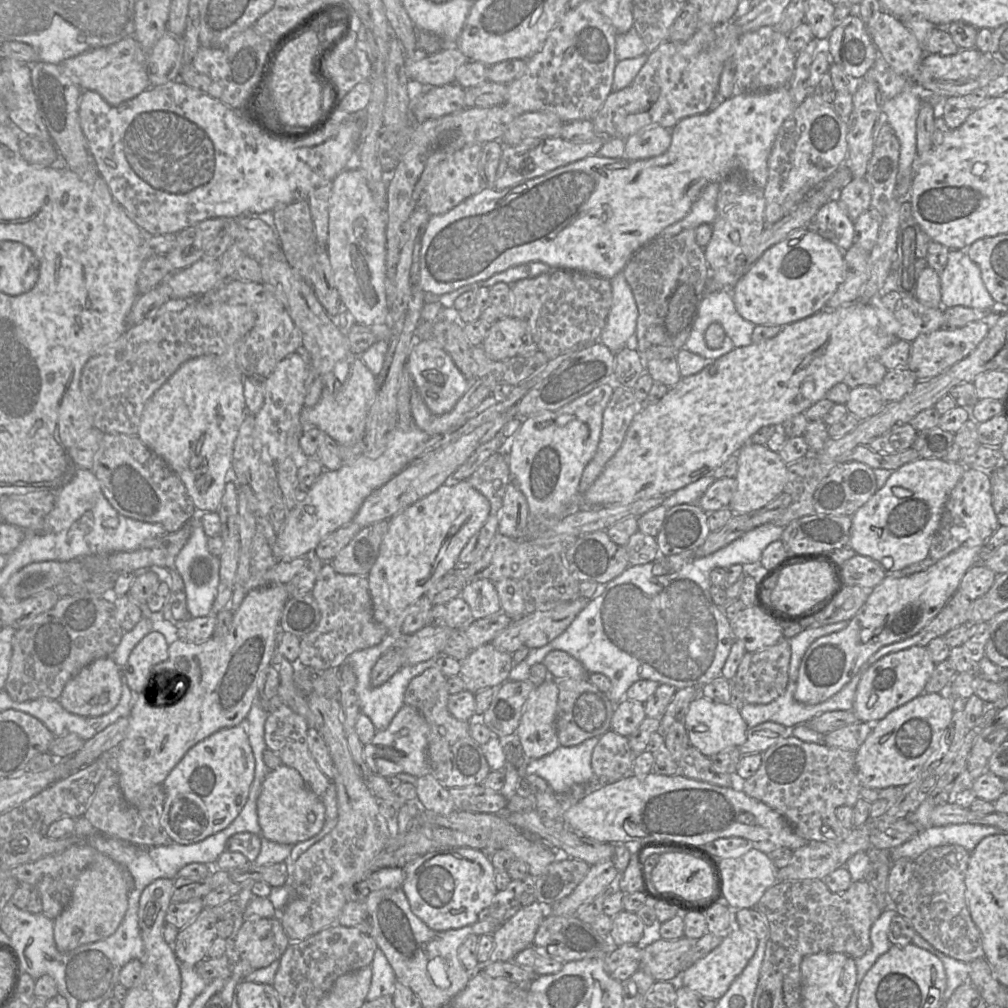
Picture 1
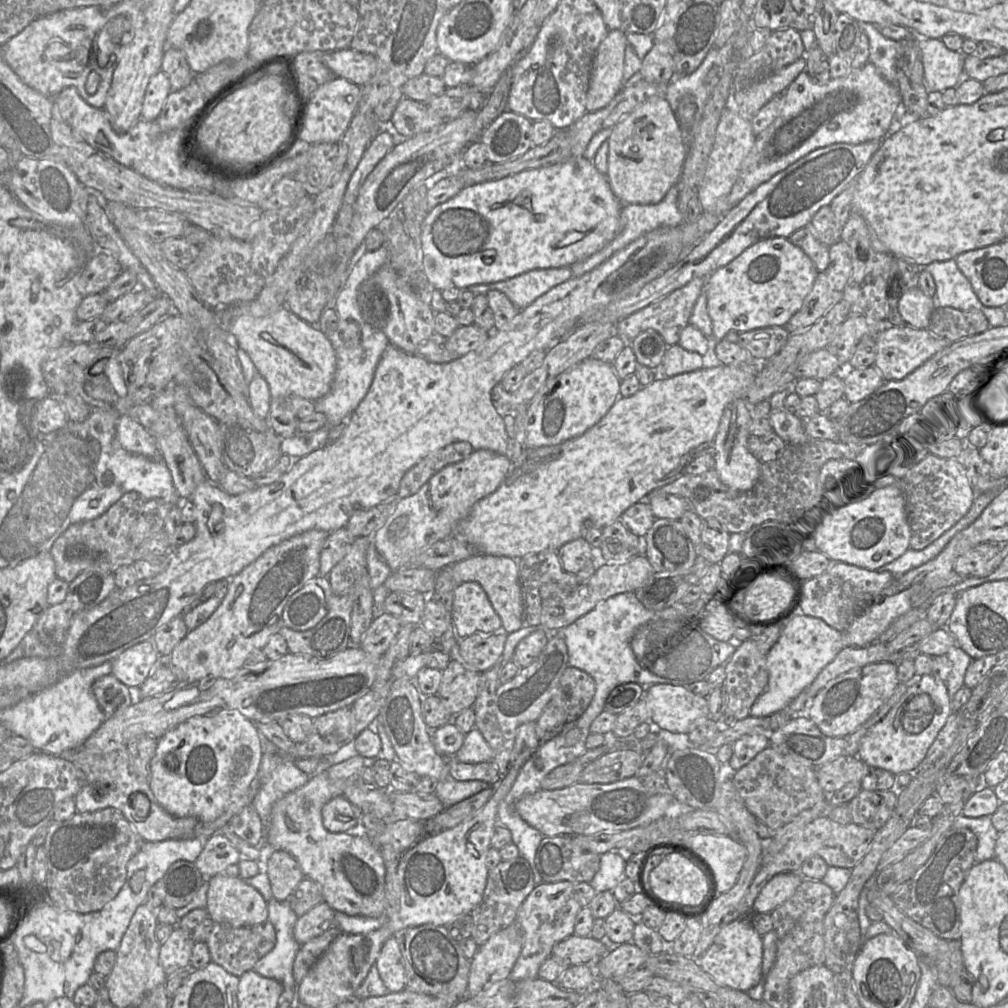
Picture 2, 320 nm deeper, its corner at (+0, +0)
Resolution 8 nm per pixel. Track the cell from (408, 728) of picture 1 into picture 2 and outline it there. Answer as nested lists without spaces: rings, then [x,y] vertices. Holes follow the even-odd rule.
[[[360,755],[339,764],[333,764],[322,772],[310,777],[302,787],[280,799],[273,807],[271,821],[266,829],[266,840],[276,850],[291,854],[298,862],[304,876],[322,887],[324,902],[333,910],[351,916],[379,918],[385,915],[386,868],[380,851],[362,834],[332,833],[322,823],[321,810],[331,799],[343,795],[344,790],[358,781],[361,768],[367,760]]]

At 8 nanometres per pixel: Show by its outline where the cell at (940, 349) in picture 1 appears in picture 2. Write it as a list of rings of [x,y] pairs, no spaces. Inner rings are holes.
[[[910,326],[886,327],[875,336],[875,342],[877,354],[874,366],[885,381],[905,378],[934,354],[953,343],[933,335],[928,329],[915,329]]]

